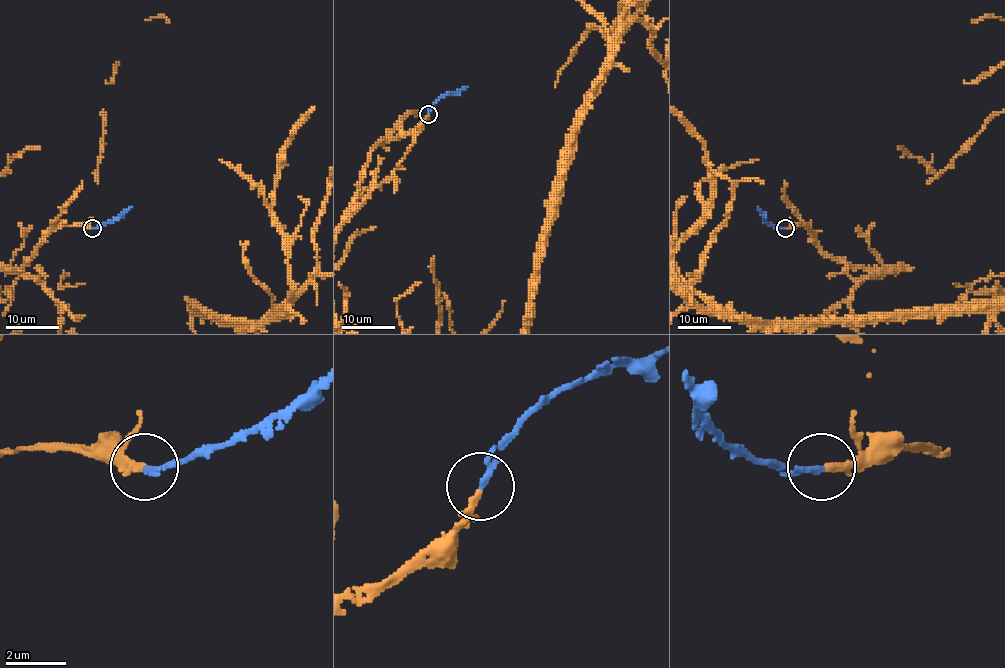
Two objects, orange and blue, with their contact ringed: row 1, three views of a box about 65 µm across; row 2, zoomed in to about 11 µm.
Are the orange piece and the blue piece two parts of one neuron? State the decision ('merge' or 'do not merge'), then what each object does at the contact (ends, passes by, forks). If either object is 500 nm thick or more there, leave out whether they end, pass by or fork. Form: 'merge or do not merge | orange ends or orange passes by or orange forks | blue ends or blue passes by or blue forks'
merge | orange ends | blue ends

